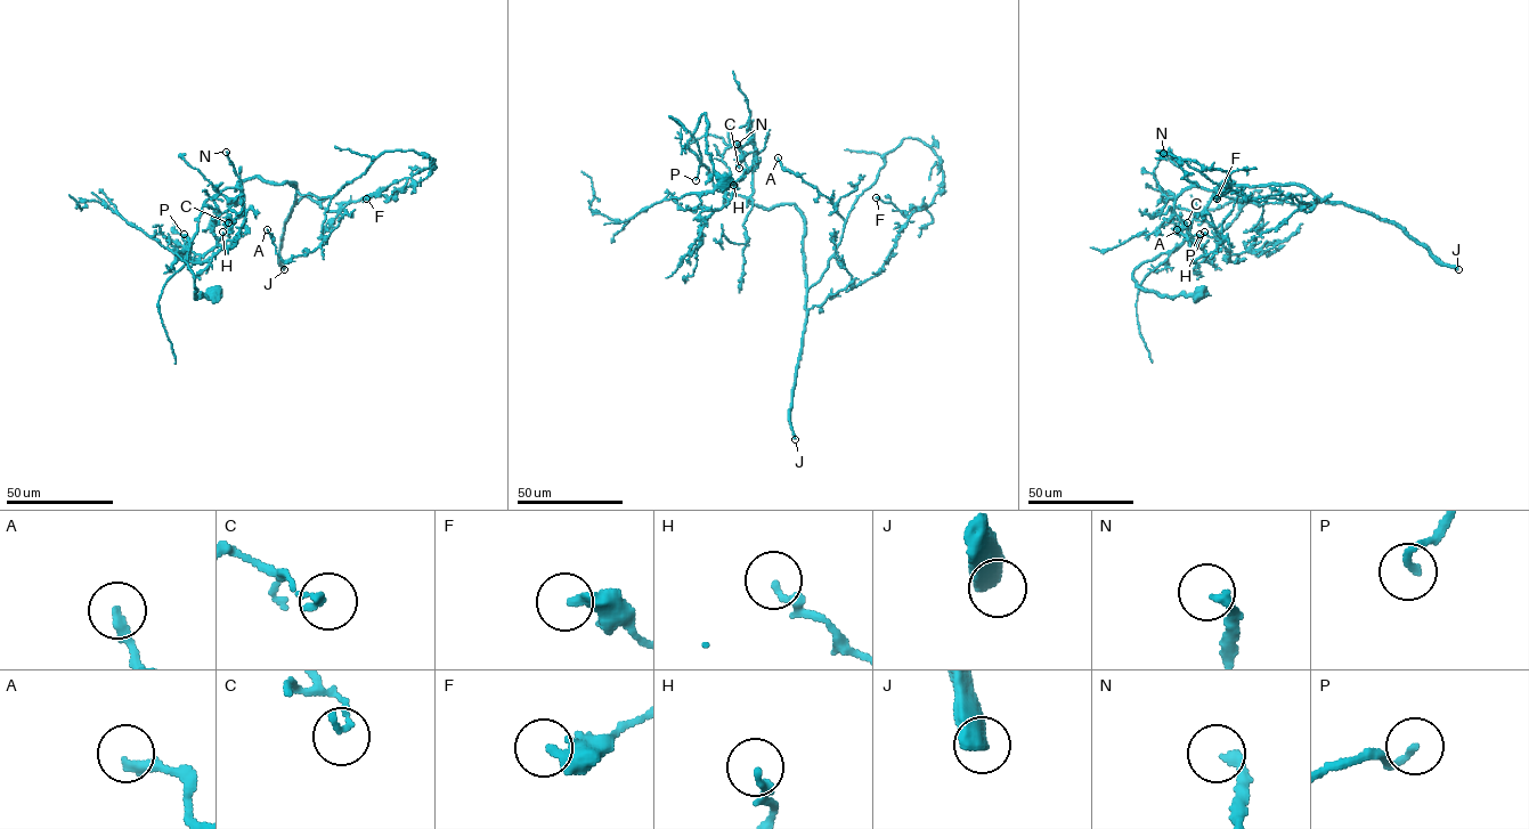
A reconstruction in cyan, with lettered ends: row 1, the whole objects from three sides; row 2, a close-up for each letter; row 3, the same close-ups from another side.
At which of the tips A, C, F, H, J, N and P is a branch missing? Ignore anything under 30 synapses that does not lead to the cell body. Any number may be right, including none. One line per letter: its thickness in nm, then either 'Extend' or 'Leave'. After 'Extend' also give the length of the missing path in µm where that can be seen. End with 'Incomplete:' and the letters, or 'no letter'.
A: Thickness 280 nm. Leave
C: Thickness 160 nm. Leave
F: Thickness 360 nm. Leave
H: Thickness 220 nm. Leave
J: Thickness 600 nm. Extend. Missing length about 750 µm
N: Thickness 260 nm. Extend. Missing length about 25 µm
P: Thickness 180 nm. Extend. Missing length about 40 µm
Incomplete: J, N, P

